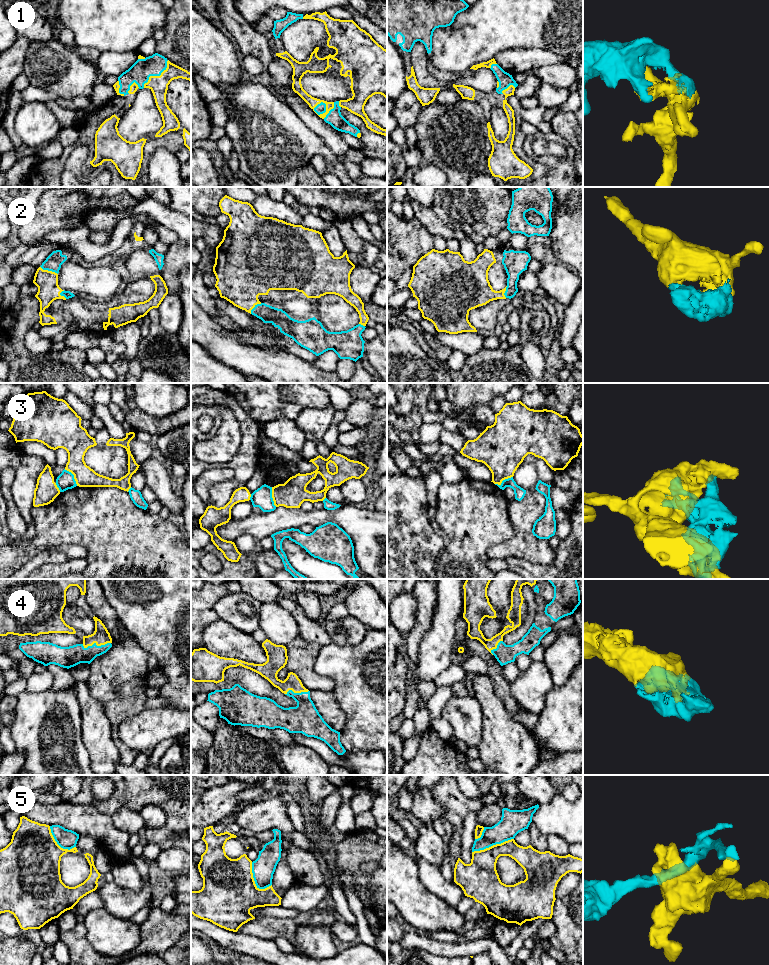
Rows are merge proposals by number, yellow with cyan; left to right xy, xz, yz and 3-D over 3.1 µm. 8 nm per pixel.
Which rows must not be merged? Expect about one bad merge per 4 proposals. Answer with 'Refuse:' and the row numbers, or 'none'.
Refuse: 3, 5

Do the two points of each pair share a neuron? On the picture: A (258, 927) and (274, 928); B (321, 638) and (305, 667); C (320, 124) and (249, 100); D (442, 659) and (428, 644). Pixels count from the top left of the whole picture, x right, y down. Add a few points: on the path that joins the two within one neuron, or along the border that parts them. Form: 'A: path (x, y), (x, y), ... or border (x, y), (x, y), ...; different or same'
A: path (262, 927), (270, 928); same
B: border (299, 635), (306, 641), (316, 642), (321, 646); different
C: border (283, 101), (316, 134); different
D: path (438, 655), (432, 648); same

